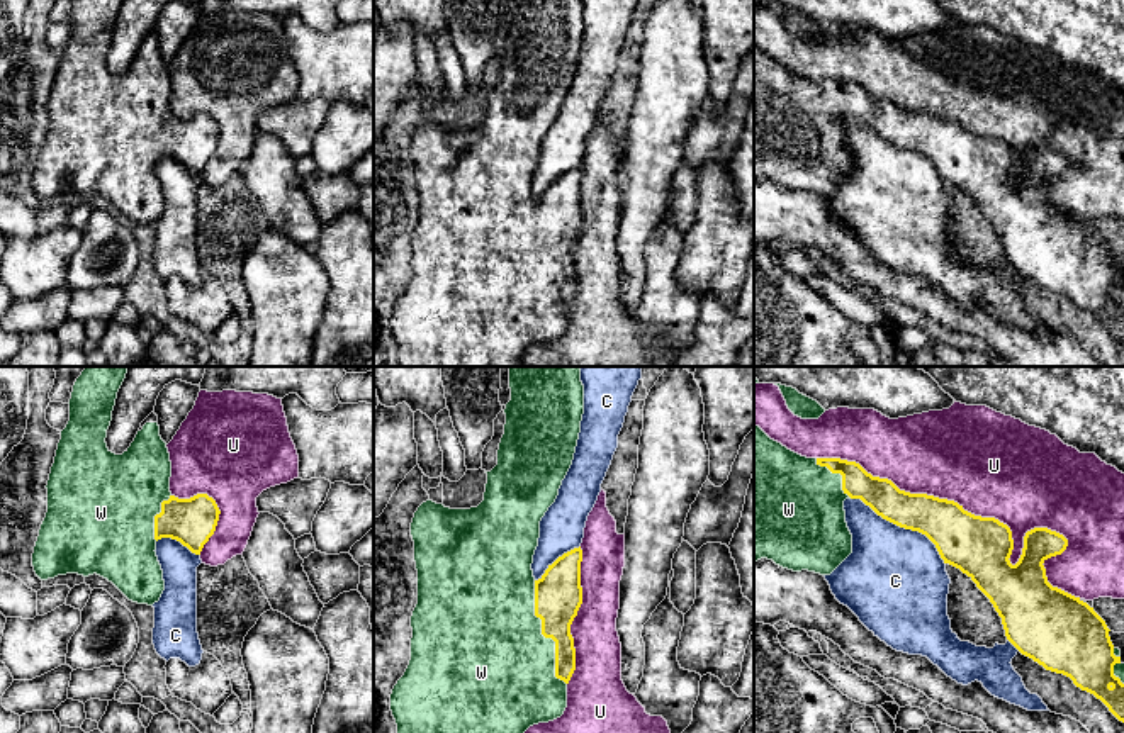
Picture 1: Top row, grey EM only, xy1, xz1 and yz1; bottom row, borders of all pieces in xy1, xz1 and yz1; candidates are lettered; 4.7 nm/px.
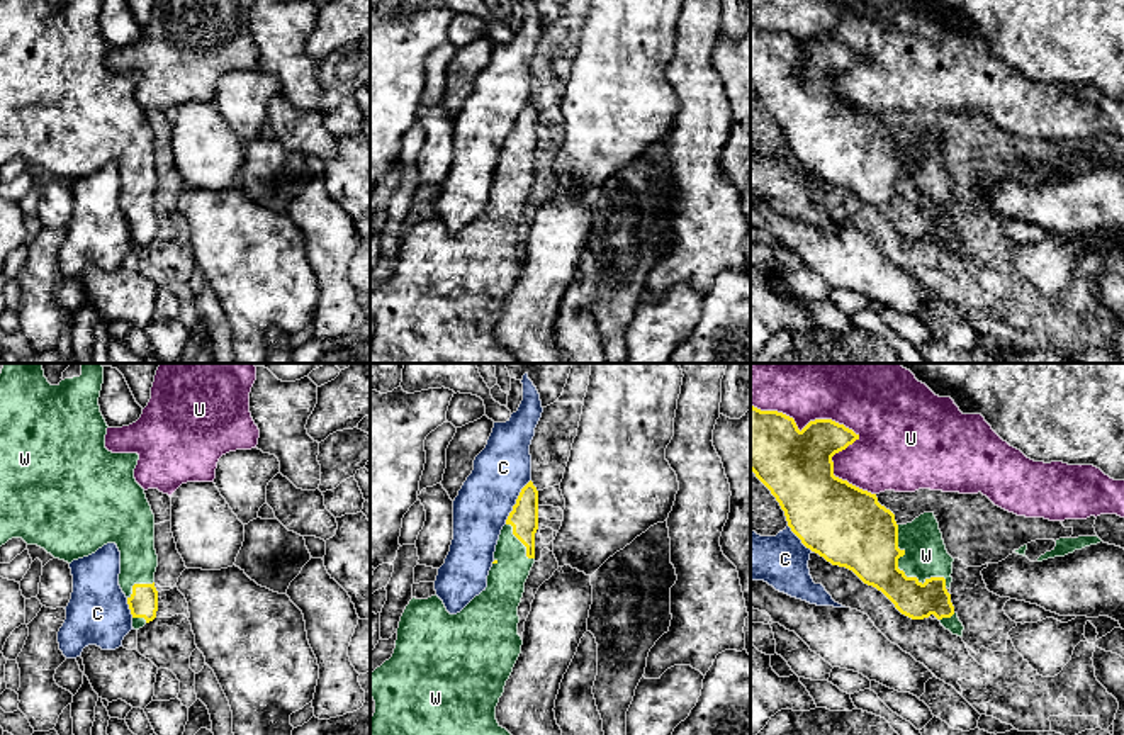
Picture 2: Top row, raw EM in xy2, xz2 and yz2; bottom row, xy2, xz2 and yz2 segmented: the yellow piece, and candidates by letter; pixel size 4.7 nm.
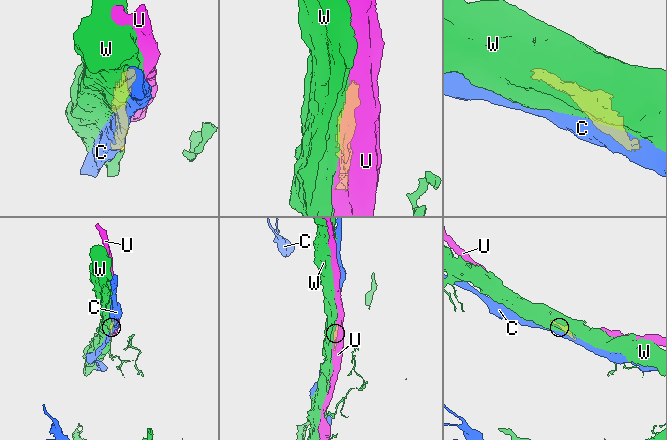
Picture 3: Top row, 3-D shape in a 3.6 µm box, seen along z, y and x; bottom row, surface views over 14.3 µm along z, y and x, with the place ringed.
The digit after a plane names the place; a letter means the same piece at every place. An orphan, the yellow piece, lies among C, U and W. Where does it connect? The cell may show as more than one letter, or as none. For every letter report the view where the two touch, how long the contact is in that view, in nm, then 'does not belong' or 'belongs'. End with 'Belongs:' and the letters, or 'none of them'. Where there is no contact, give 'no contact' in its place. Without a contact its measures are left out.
C: meets yellow in yz1; contact 550 nm long; does not belong
U: meets yellow in yz1; contact 1400 nm long; does not belong
W: meets yellow in xz1; contact 500 nm long; belongs
Belongs: W

